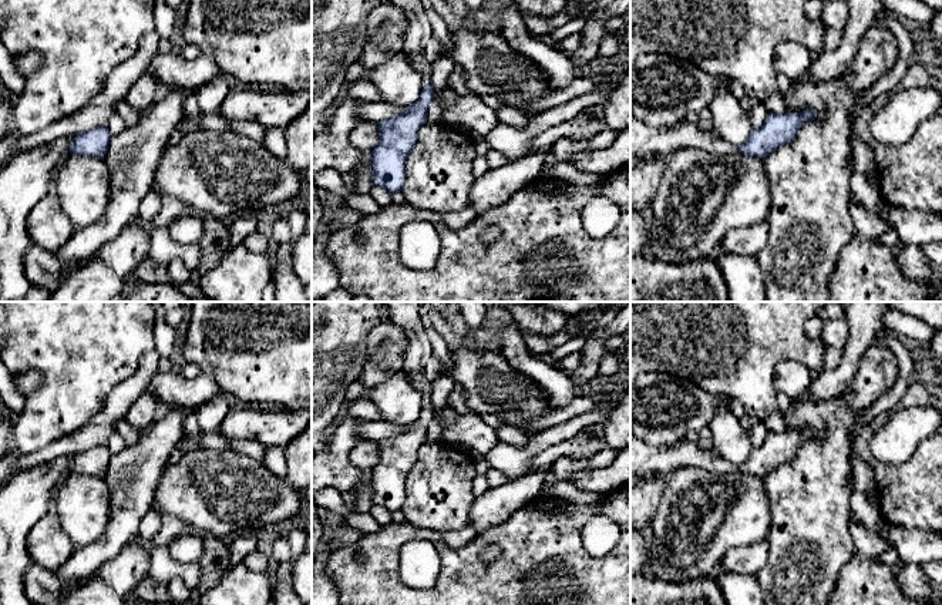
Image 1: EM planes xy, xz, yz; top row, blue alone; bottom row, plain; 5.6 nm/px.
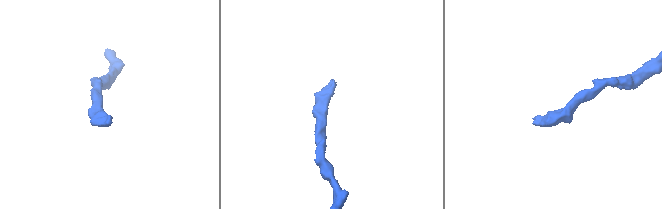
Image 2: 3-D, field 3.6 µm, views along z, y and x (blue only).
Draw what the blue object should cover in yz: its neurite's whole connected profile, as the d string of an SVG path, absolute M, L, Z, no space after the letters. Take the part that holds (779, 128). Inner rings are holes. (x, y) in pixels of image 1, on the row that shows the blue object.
M814 110L803 112L768 114L764 124L751 131L747 142L734 147L723 141L709 127L683 121L669 128L655 128L630 120L630 164L645 158L665 157L680 148L700 148L714 155L746 154L766 158L777 147L791 142L804 121L817 118Z

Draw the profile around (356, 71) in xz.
M356 61L349 67L344 83L349 84L349 83L357 81L364 77L366 77L366 71L364 71L363 65L359 61Z

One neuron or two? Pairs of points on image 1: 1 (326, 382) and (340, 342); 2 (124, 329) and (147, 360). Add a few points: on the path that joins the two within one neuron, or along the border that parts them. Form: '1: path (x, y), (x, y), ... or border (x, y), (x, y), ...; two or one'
1: path (326, 372), (326, 356), (330, 352); one
2: border (154, 346), (143, 356), (138, 367), (123, 380); two

